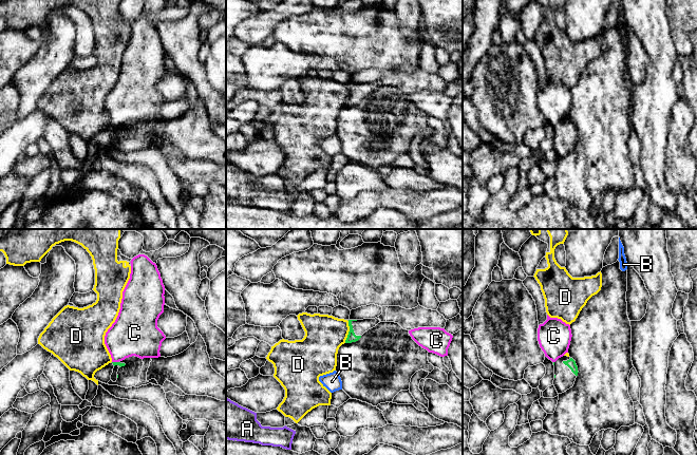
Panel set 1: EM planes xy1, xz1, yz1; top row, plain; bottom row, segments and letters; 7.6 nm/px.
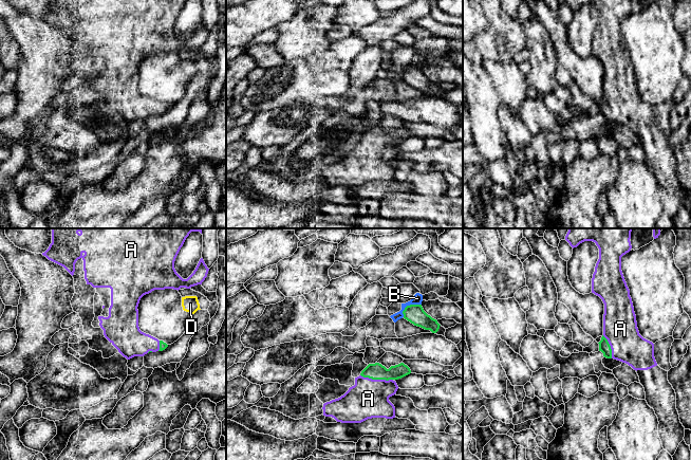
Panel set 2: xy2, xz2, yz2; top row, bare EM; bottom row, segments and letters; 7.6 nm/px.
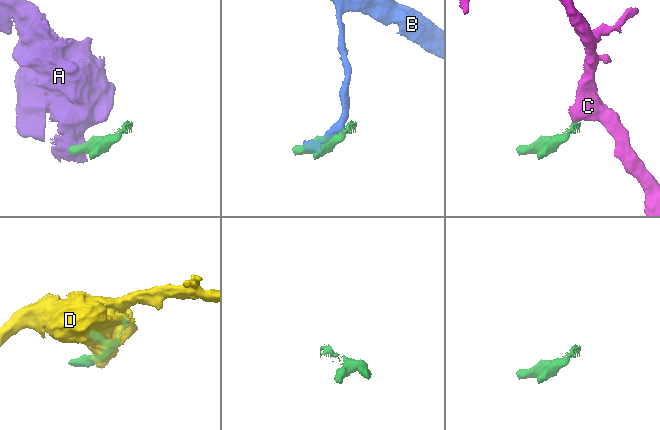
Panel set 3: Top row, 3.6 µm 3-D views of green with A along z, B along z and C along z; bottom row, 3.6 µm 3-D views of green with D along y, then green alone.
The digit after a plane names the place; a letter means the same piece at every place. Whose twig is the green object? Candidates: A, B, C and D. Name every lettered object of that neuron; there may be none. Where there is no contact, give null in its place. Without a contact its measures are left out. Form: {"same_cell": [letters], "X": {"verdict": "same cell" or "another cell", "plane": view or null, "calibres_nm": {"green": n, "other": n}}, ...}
{"same_cell": ["A"], "A": {"verdict": "same cell", "plane": "xz2", "calibres_nm": {"green": 130, "other": 300}}, "B": {"verdict": "another cell", "plane": "xz2", "calibres_nm": {"green": 140, "other": 80}}, "C": {"verdict": "another cell", "plane": "xy1", "calibres_nm": {"green": 30, "other": 320}}, "D": {"verdict": "another cell", "plane": "xz1", "calibres_nm": {"green": 70, "other": 300}}}

